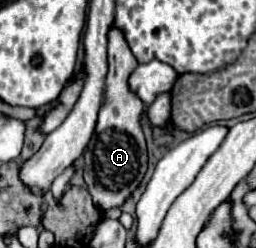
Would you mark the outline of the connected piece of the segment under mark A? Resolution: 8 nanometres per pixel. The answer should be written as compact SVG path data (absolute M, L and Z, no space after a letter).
M112 25L108 37L108 75L106 75L106 97L98 113L96 129L84 151L84 181L100 211L120 207L142 183L148 169L148 151L142 131L144 103L129 89L130 73L138 67L136 57L126 45L124 33Z

